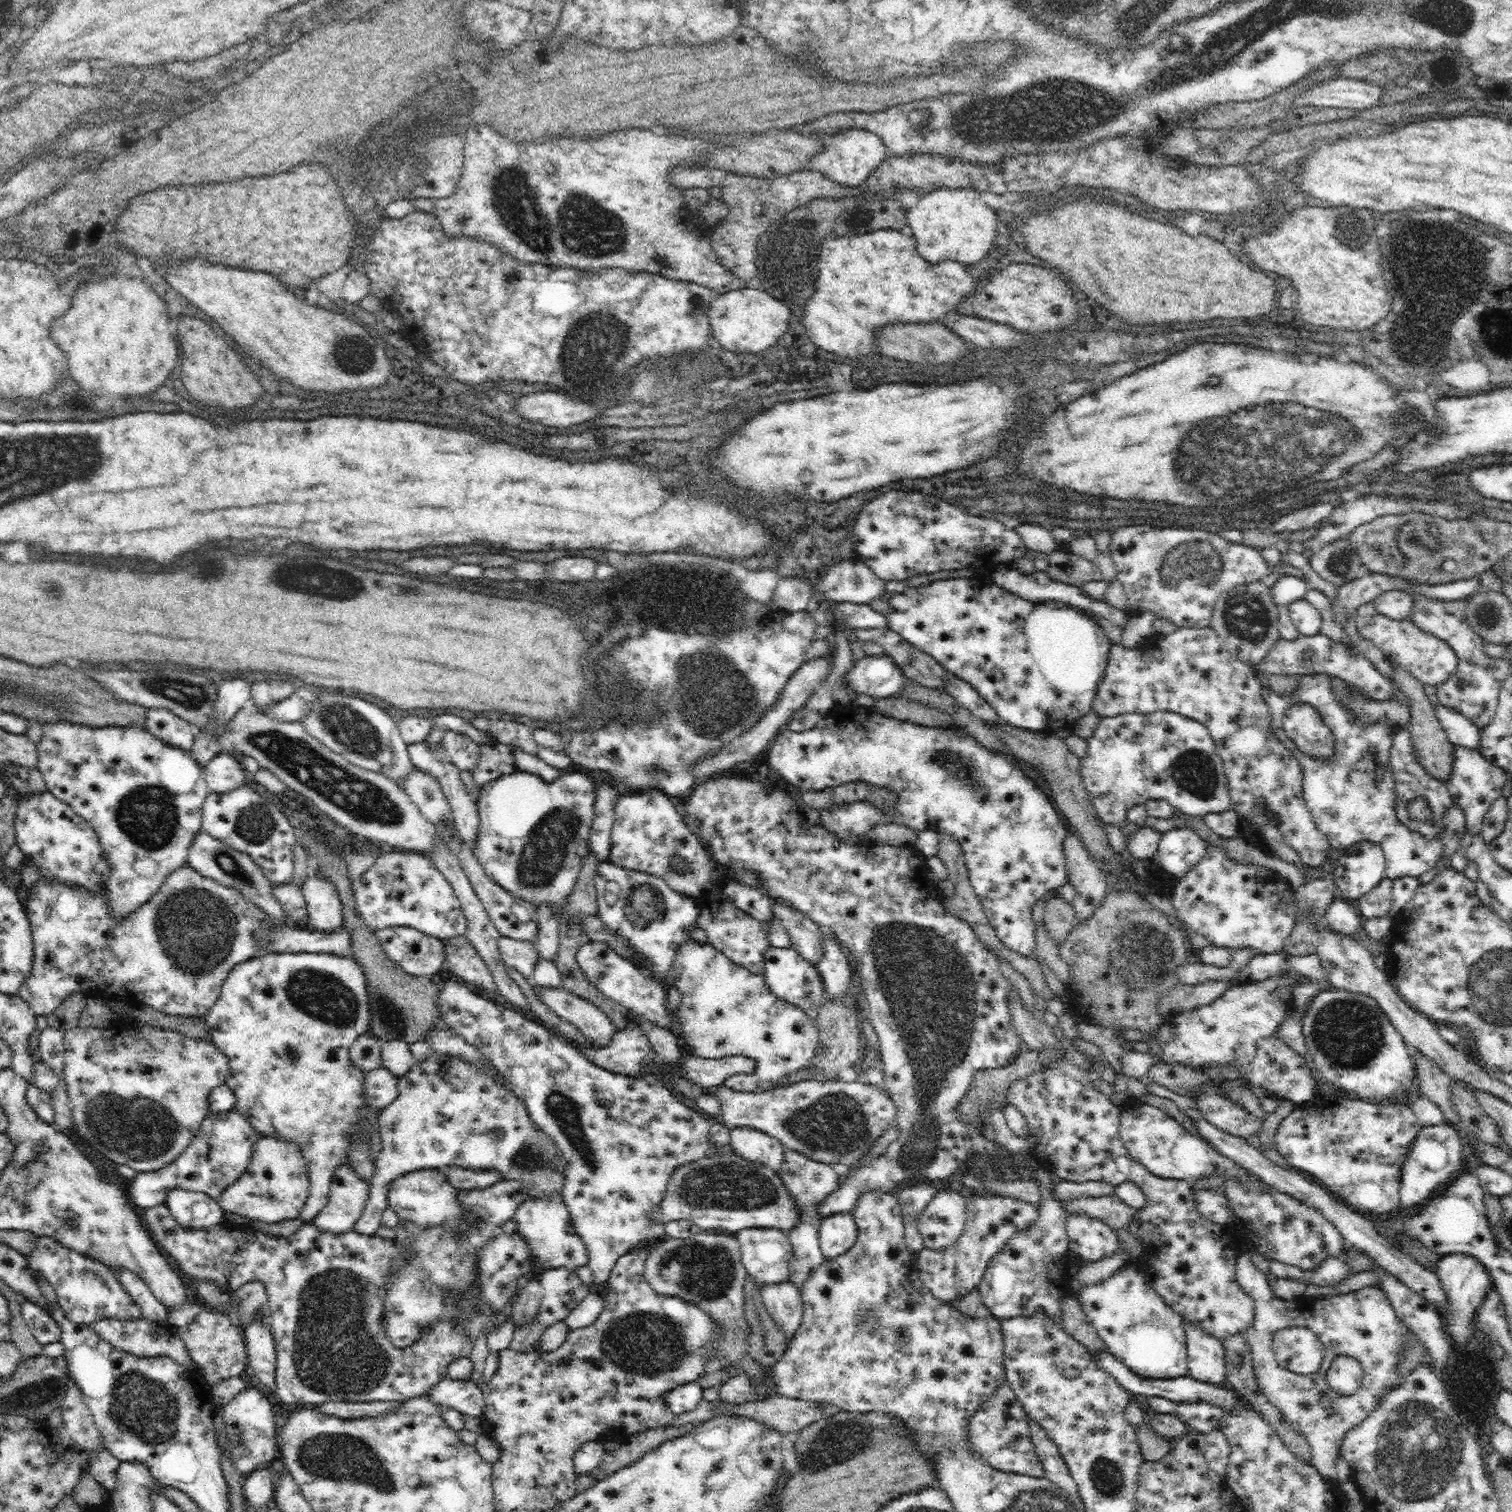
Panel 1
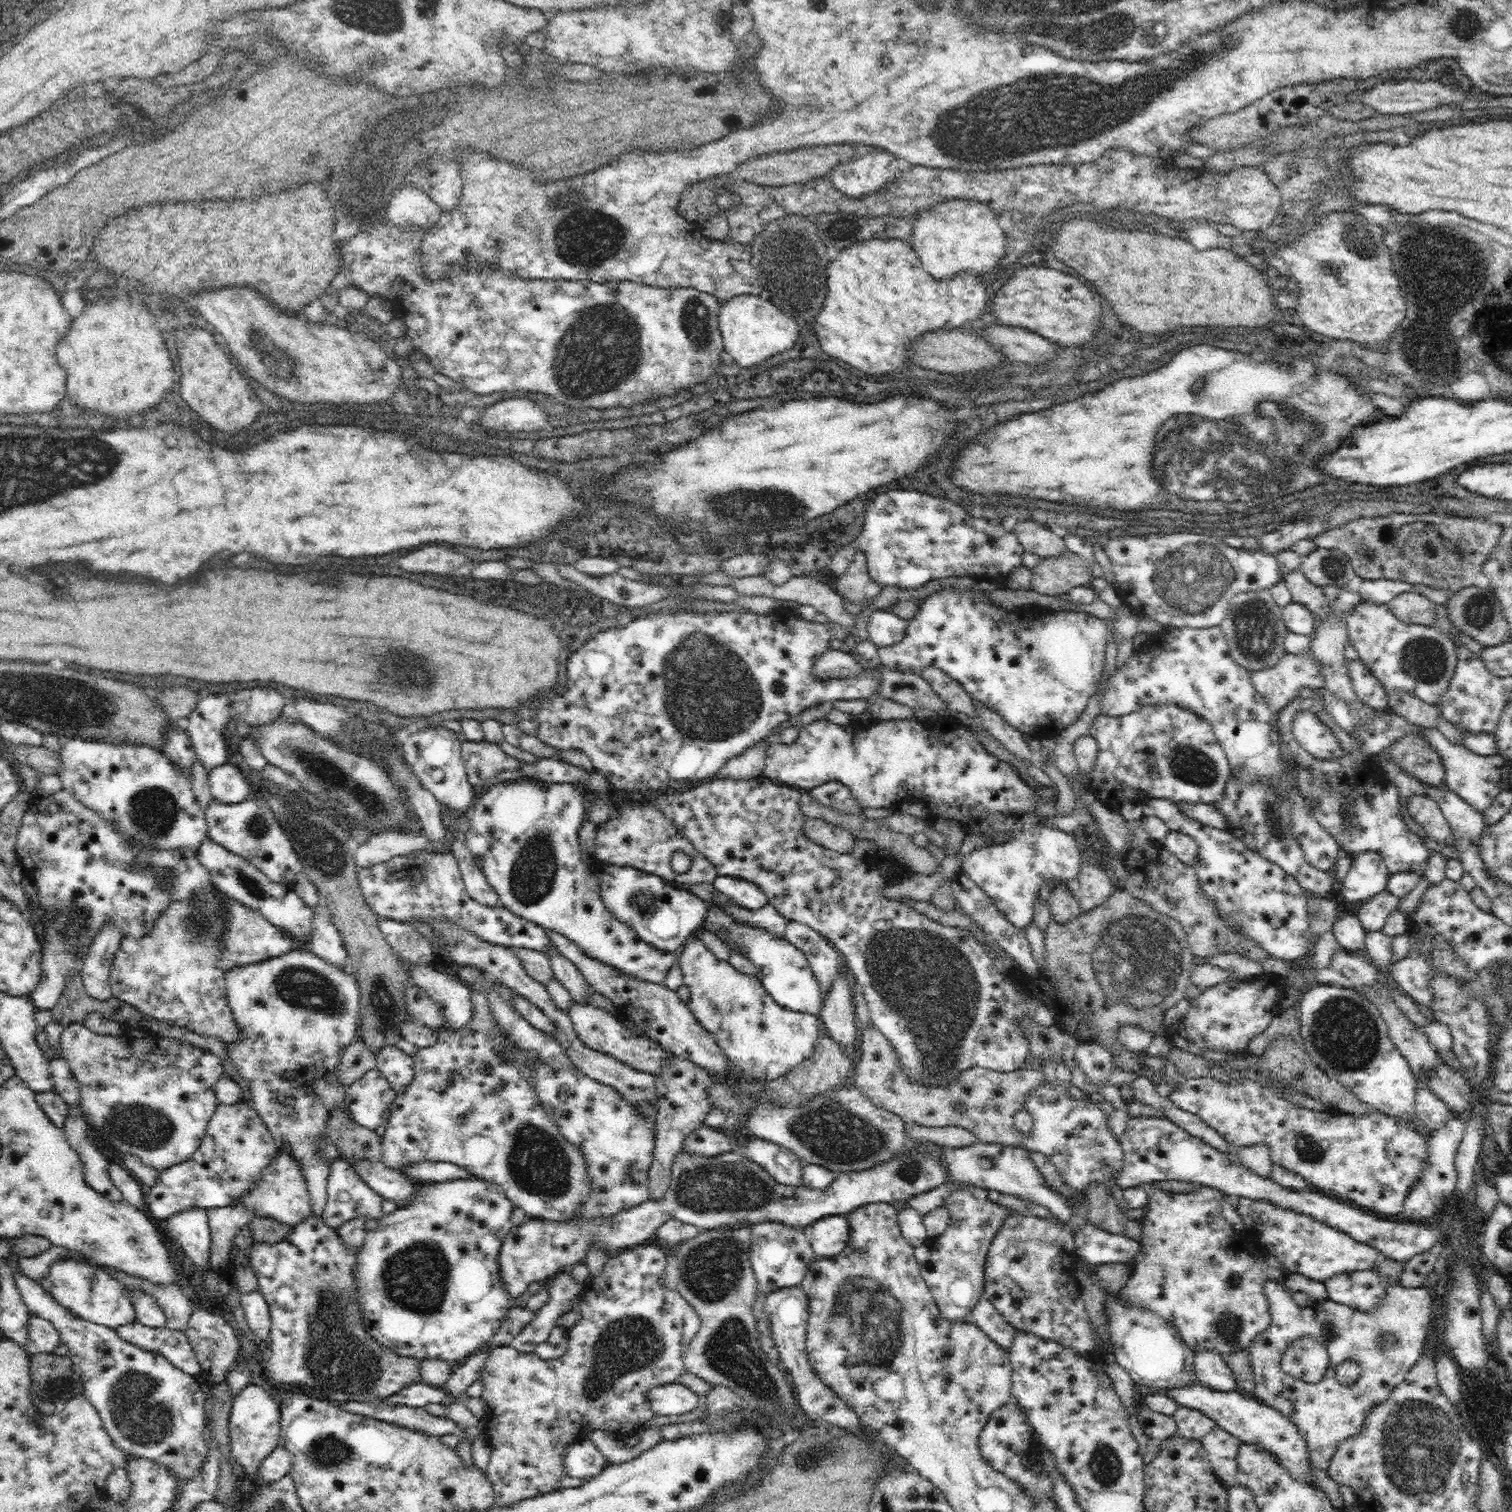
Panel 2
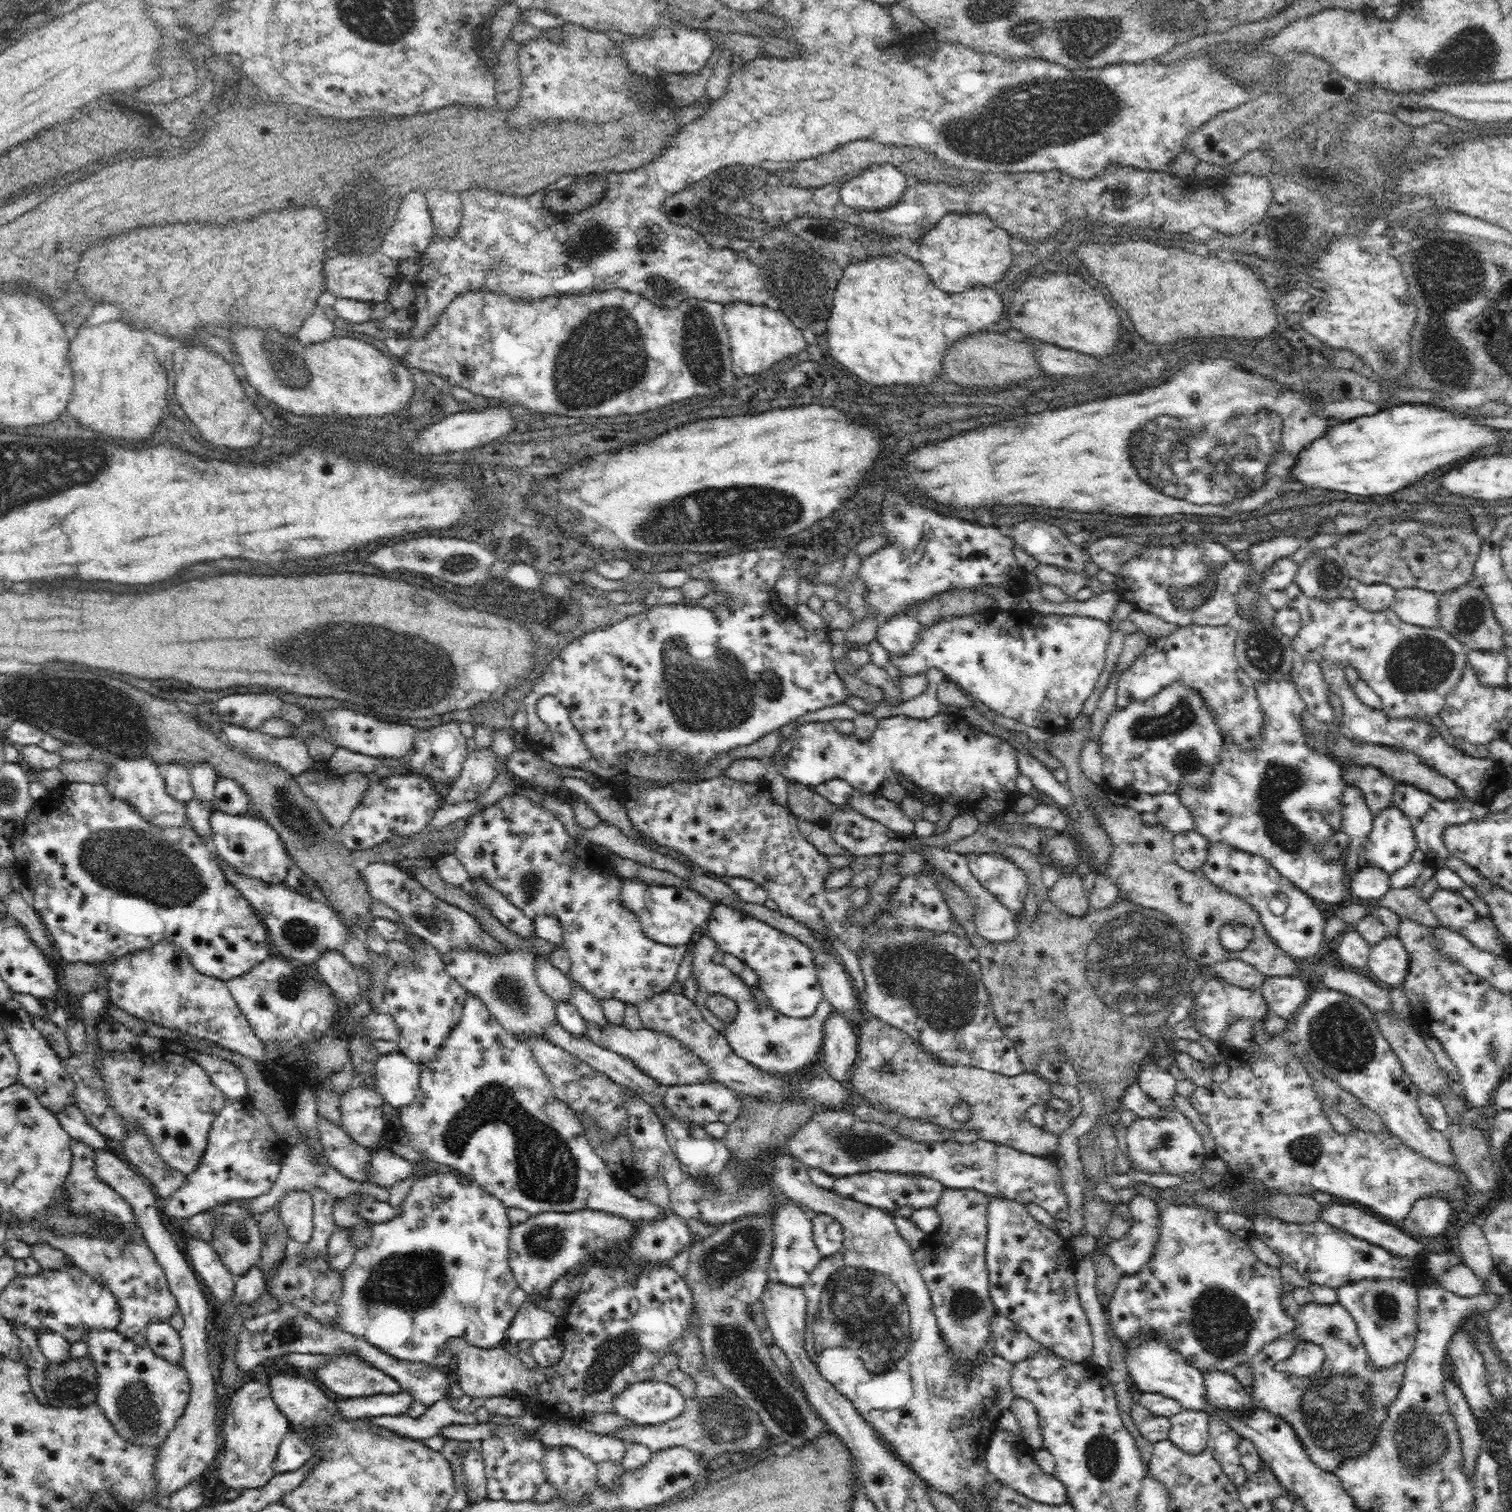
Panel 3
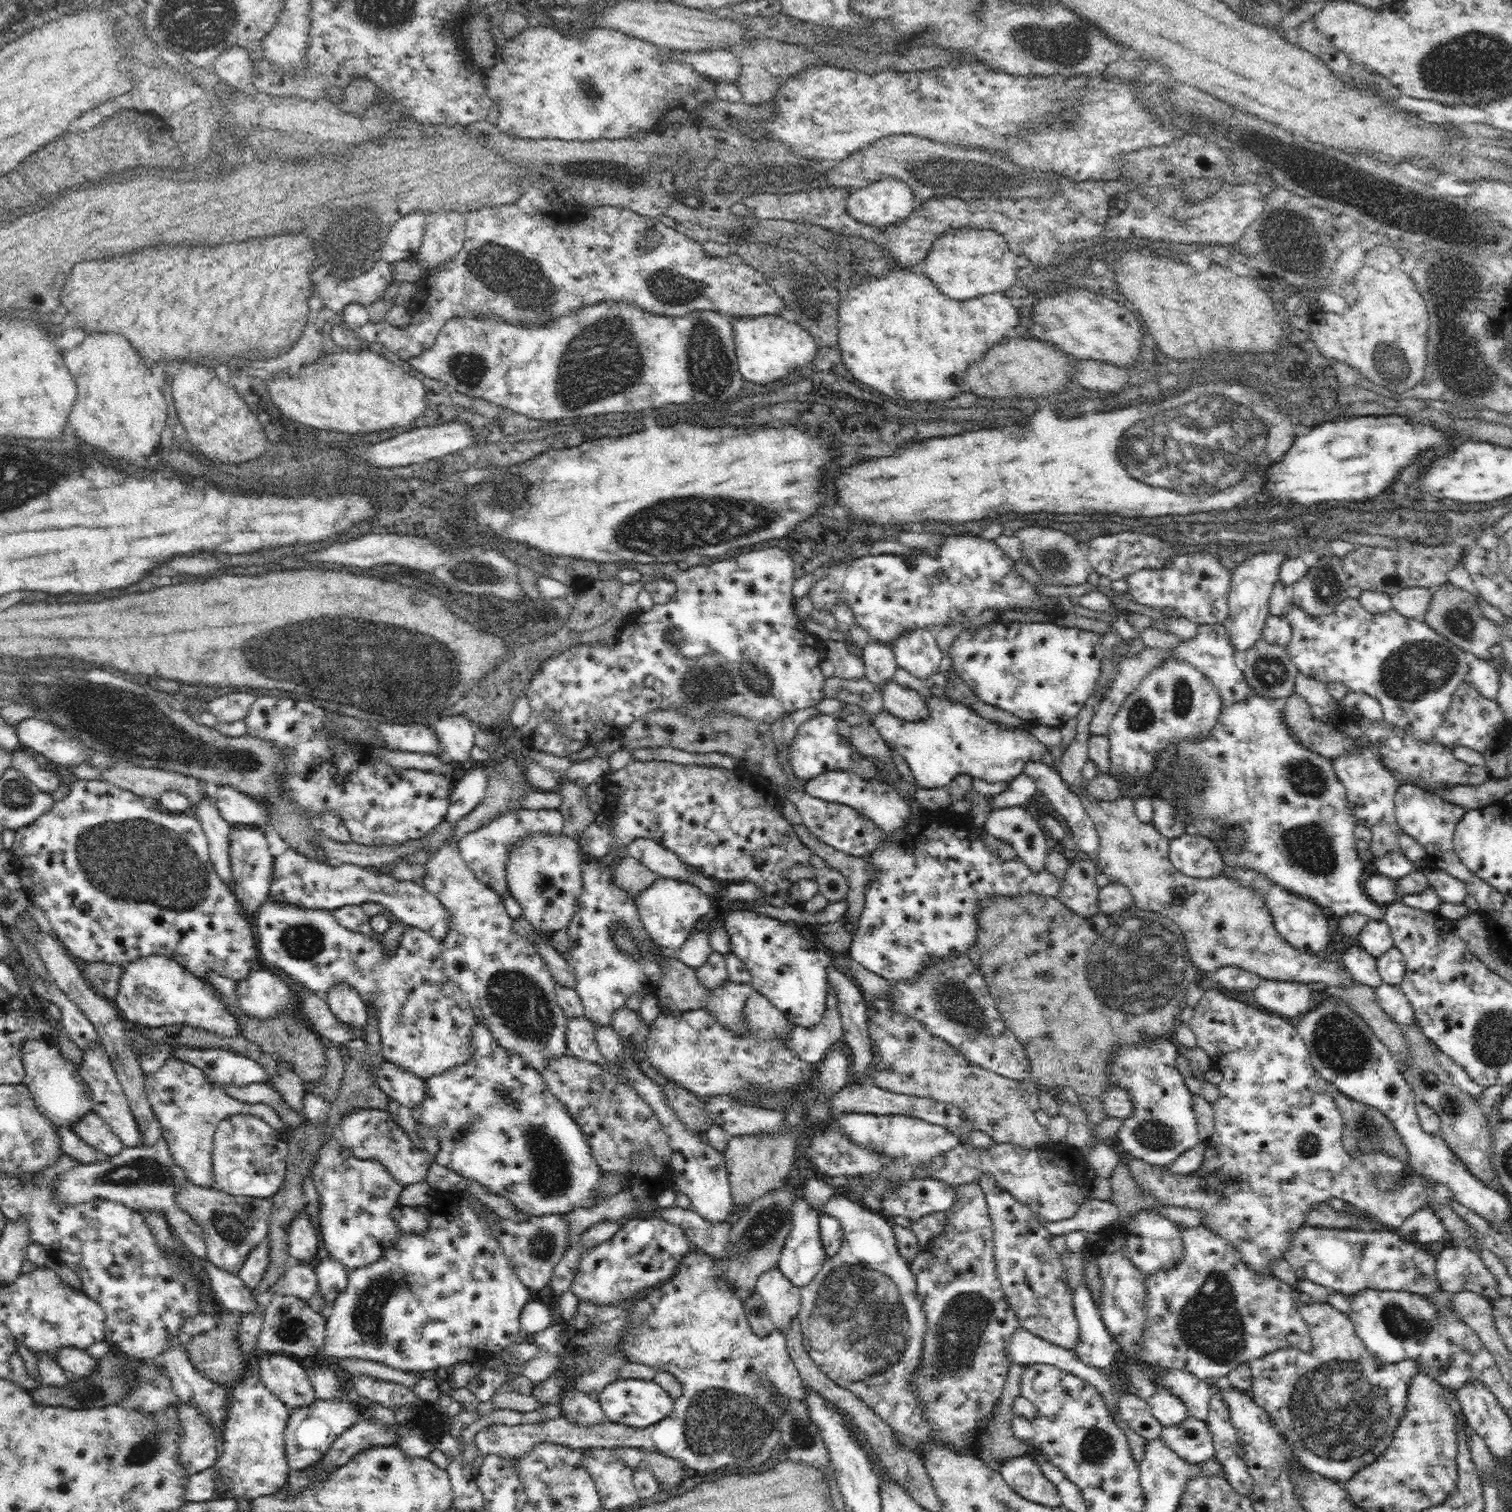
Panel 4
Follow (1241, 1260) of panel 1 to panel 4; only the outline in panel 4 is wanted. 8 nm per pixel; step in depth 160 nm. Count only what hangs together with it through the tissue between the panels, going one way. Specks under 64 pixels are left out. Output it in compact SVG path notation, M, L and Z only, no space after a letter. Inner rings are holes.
M1298 1301L1296 1305L1305 1323L1311 1330L1312 1350L1305 1352L1296 1347L1286 1347L1248 1362L1251 1368L1250 1392L1253 1394L1254 1402L1270 1415L1279 1433L1282 1434L1285 1441L1290 1445L1293 1455L1296 1460L1298 1460L1298 1465L1303 1466L1303 1468L1307 1469L1310 1473L1321 1475L1325 1478L1345 1484L1352 1479L1352 1476L1355 1476L1360 1470L1364 1469L1366 1465L1376 1462L1378 1457L1392 1442L1394 1431L1399 1427L1399 1420L1403 1418L1403 1414L1405 1413L1407 1392L1409 1384L1411 1383L1411 1378L1417 1375L1420 1365L1414 1359L1404 1359L1381 1368L1380 1364L1377 1364L1377 1360L1371 1355L1371 1352L1365 1347L1362 1339L1356 1334L1354 1323L1350 1320L1348 1314L1338 1311L1338 1309L1335 1309L1328 1302L1305 1304Z

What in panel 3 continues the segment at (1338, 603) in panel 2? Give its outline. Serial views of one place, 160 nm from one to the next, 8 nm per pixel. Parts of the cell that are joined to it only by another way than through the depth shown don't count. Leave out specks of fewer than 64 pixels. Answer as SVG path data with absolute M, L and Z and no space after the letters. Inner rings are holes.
M1326 659L1323 661L1320 662L1319 666L1324 674L1324 680L1328 688L1338 694L1342 701L1343 716L1340 733L1348 740L1410 751L1420 756L1420 759L1426 761L1426 764L1434 767L1440 774L1452 779L1461 788L1465 796L1473 800L1480 794L1482 782L1486 786L1488 780L1494 776L1494 772L1496 772L1496 761L1494 759L1490 757L1475 758L1465 752L1462 753L1460 749L1448 745L1440 735L1439 728L1429 722L1416 721L1416 719L1408 717L1390 718L1386 716L1383 709L1378 710L1369 707L1360 701L1355 686L1347 684L1345 668L1341 668Z

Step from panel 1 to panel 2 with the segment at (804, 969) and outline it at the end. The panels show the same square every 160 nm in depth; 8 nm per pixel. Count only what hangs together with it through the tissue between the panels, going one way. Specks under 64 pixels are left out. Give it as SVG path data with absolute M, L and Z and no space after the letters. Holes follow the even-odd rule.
M720 906L707 907L707 917L703 923L705 930L718 935L728 950L742 951L757 968L757 977L767 994L780 1008L793 1012L808 1012L818 1016L822 1011L824 995L821 993L817 978L808 964L806 955L786 938L776 938L763 928L750 926L747 922L738 922Z

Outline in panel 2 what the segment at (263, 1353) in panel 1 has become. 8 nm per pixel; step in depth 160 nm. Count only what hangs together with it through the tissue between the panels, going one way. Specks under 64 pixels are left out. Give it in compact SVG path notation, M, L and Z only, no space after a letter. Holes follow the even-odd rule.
M258 1290L240 1293L240 1302L248 1328L264 1343L264 1346L271 1346L271 1314L268 1303Z

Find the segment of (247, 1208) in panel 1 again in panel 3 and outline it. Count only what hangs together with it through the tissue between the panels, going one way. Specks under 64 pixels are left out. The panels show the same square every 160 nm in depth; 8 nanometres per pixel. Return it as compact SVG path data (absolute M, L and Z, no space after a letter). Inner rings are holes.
M287 1190L278 1202L280 1220L289 1236L306 1244L313 1233L313 1198L308 1192Z

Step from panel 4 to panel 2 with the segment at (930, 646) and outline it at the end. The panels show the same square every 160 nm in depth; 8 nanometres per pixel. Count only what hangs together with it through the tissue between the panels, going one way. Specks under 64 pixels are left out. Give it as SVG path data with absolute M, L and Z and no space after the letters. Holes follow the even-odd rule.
M875 610L869 616L869 639L876 647L898 644L905 635L908 620L904 620L892 610Z

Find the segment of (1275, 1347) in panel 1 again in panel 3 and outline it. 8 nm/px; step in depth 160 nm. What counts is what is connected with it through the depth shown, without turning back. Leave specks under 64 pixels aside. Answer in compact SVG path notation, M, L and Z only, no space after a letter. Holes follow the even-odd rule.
M1296 1338L1293 1353L1286 1359L1276 1363L1282 1372L1294 1376L1310 1376L1320 1372L1324 1366L1325 1354L1323 1348L1303 1338Z

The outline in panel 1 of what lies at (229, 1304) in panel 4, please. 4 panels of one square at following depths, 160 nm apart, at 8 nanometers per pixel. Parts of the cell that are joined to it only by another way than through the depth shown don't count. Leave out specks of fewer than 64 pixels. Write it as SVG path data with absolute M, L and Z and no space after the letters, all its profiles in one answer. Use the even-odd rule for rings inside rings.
M180 1187L168 1191L165 1203L174 1219L184 1227L194 1230L218 1224L224 1217L224 1210L208 1193L197 1193Z

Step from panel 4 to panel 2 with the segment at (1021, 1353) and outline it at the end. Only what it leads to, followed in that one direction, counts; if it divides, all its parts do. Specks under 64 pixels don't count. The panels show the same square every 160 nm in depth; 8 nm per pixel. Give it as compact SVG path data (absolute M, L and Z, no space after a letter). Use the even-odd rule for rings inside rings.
M980 1297L967 1318L980 1327L992 1341L1006 1349L1006 1352L1012 1346L1015 1337L1015 1326L1010 1324L986 1297Z

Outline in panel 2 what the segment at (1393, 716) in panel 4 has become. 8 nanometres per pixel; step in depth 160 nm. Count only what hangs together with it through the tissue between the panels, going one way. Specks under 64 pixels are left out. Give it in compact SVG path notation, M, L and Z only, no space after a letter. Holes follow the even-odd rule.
M1293 570L1283 576L1286 587L1292 596L1292 601L1302 604L1314 617L1314 630L1316 630L1332 612L1332 602L1322 592L1322 588L1306 579L1301 570ZM1362 602L1344 616L1348 642L1354 646L1359 659L1382 684L1386 694L1400 689L1418 695L1421 701L1438 706L1458 664L1456 643L1433 626L1410 624L1398 620L1387 604Z

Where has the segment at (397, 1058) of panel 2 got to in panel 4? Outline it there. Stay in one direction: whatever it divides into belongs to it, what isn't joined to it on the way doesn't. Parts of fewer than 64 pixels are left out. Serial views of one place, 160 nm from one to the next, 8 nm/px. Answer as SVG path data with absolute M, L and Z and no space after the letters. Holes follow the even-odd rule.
M386 1061L377 1072L377 1084L390 1100L397 1100L409 1108L422 1102L425 1095L424 1079Z

